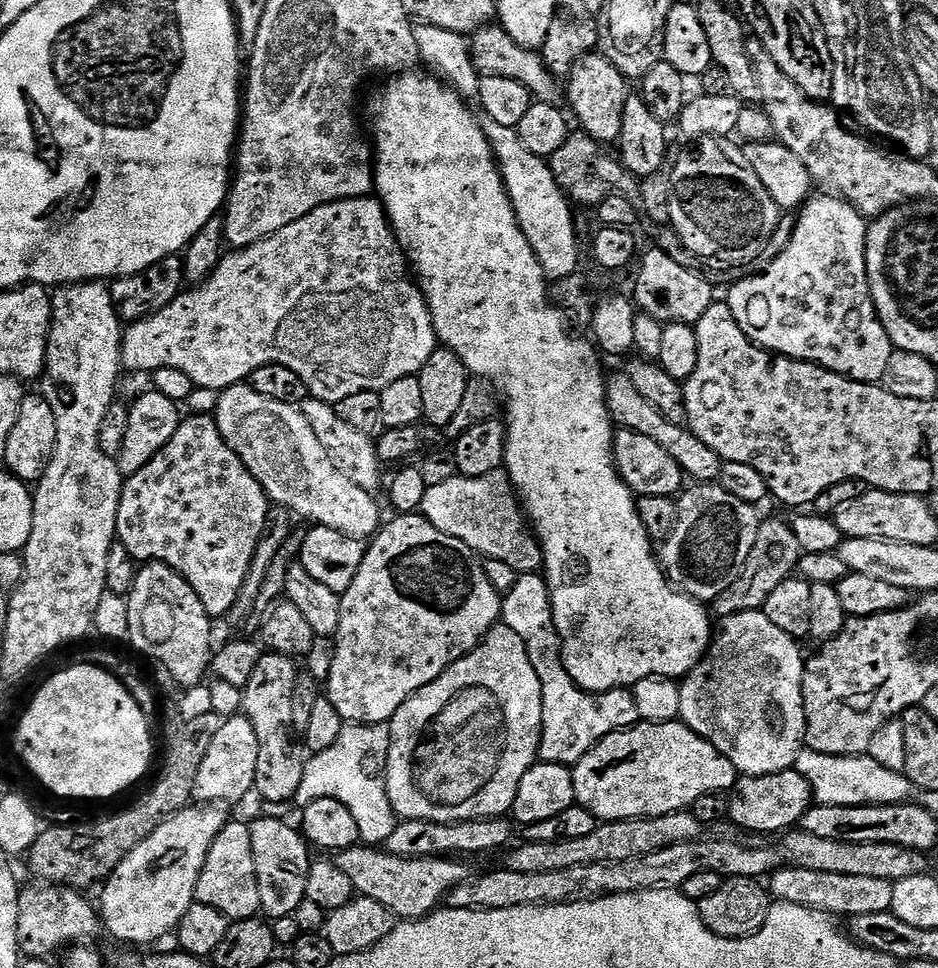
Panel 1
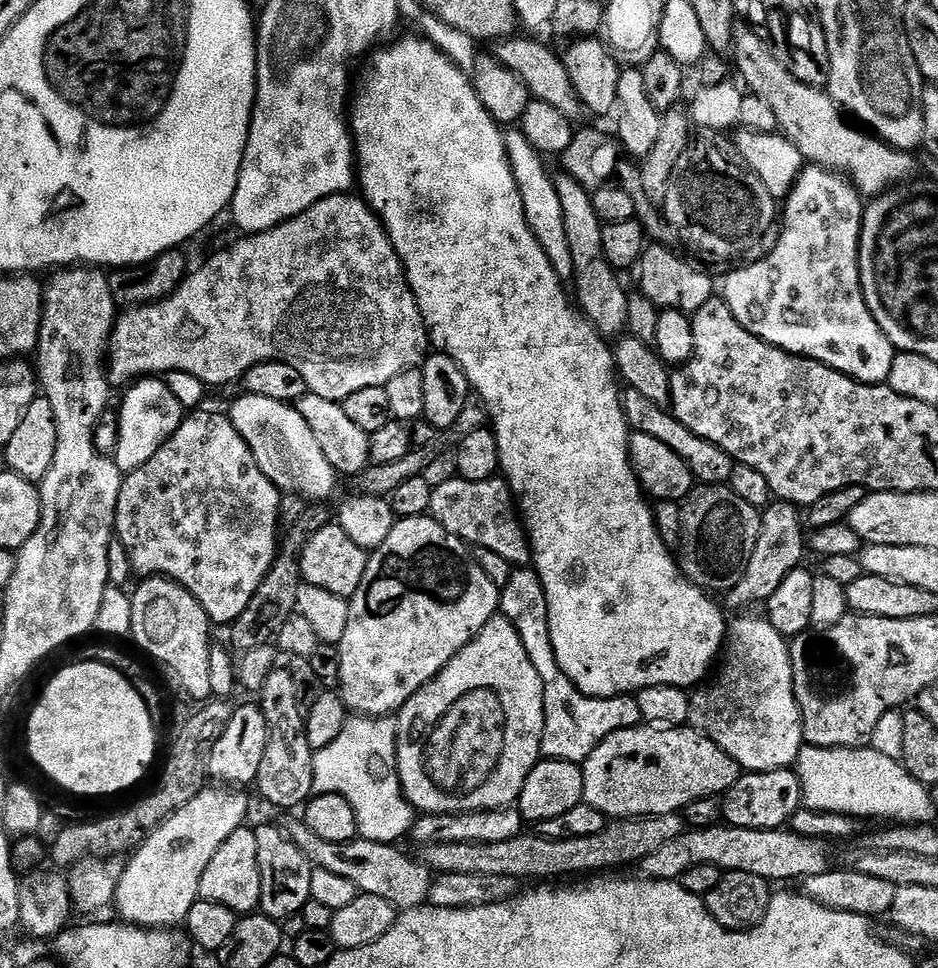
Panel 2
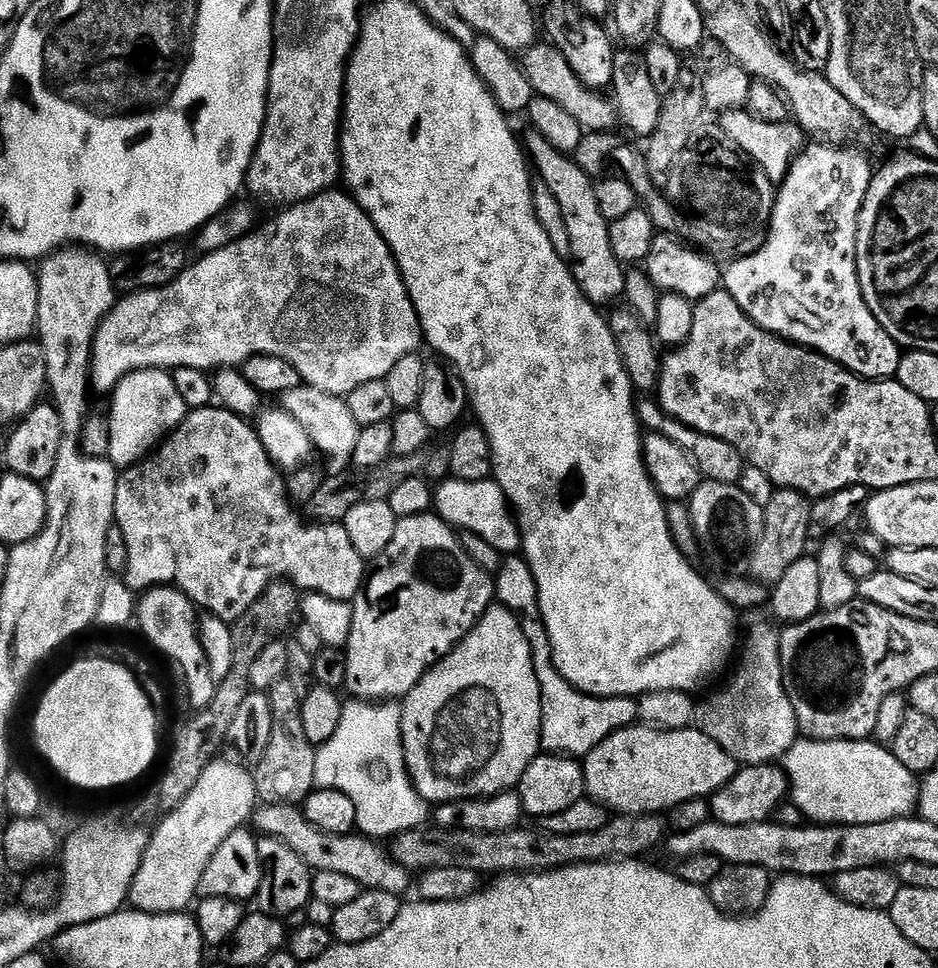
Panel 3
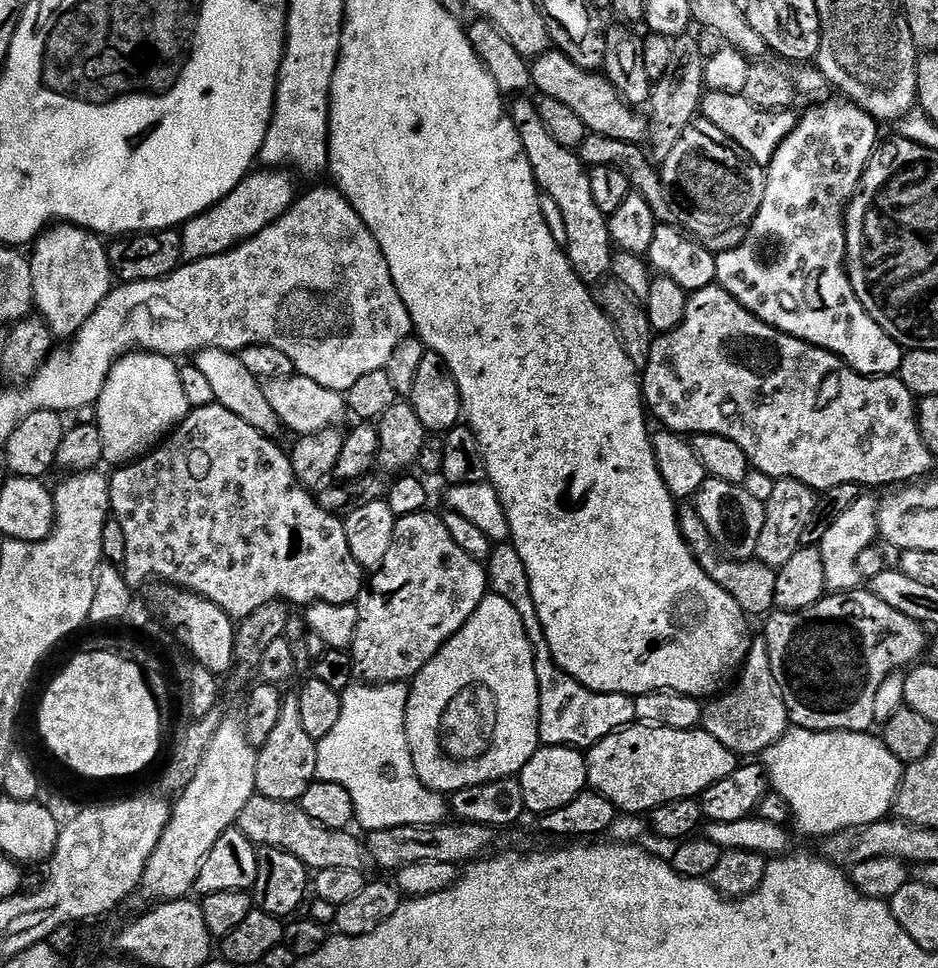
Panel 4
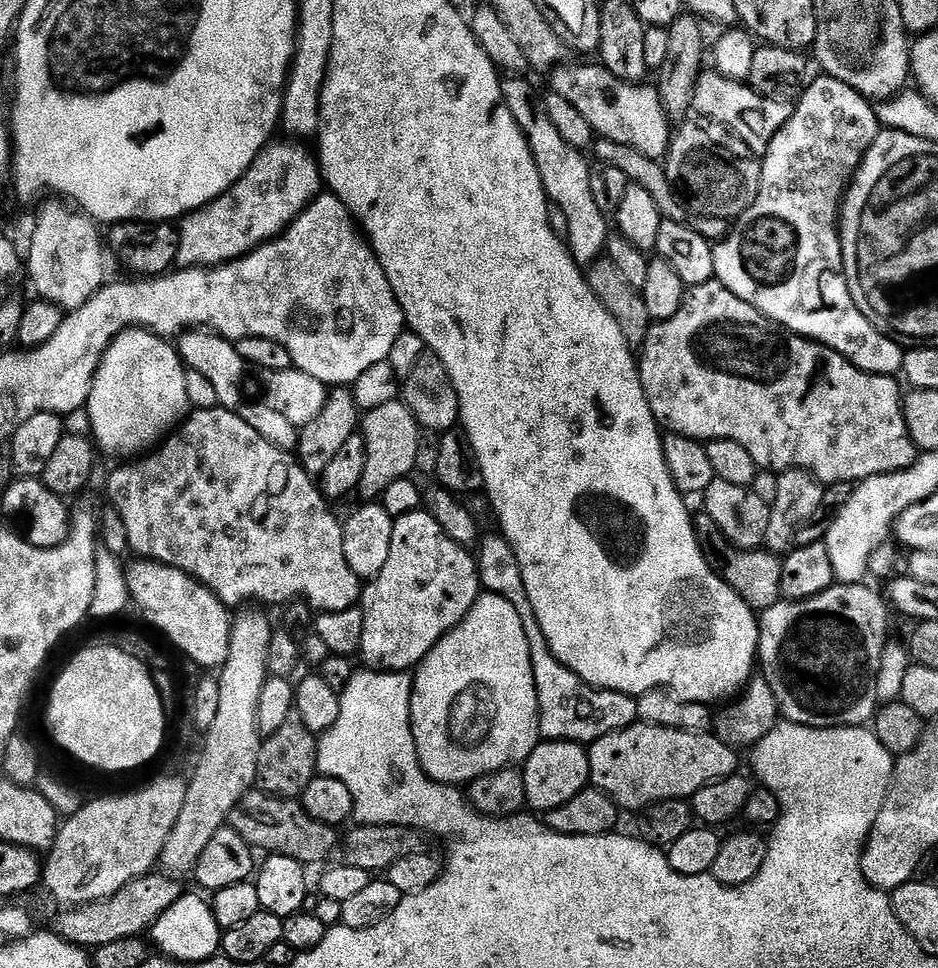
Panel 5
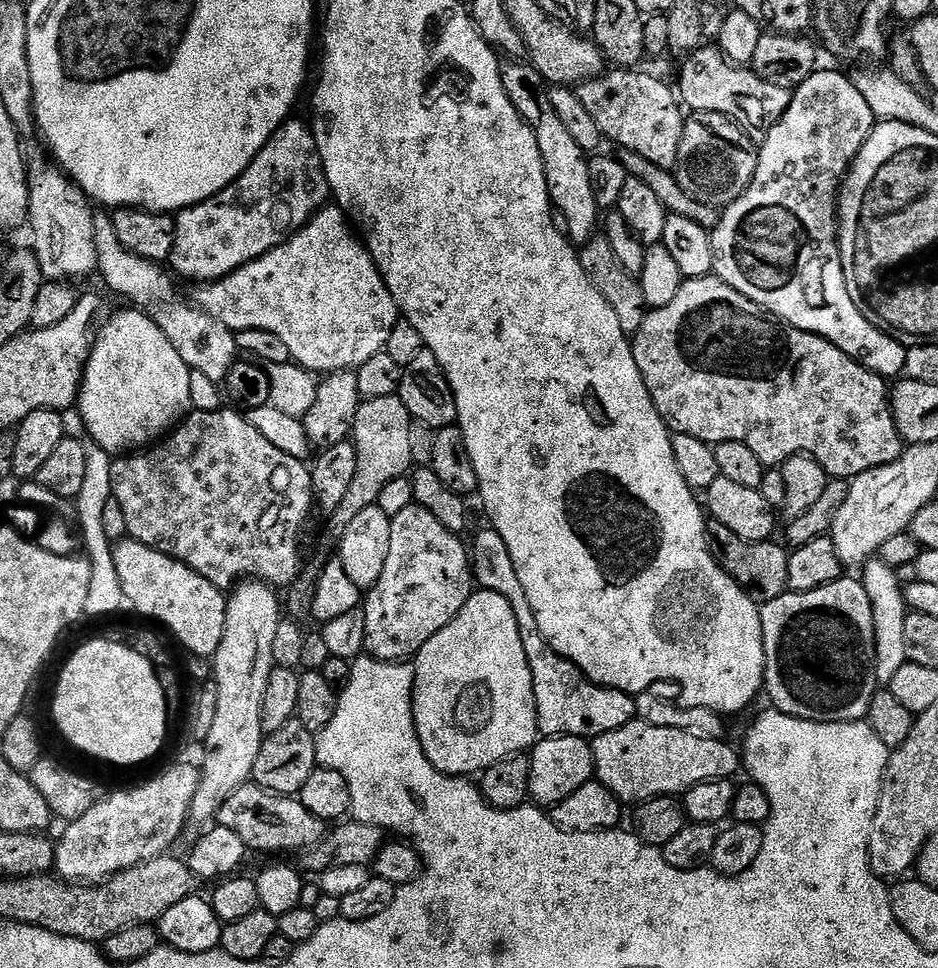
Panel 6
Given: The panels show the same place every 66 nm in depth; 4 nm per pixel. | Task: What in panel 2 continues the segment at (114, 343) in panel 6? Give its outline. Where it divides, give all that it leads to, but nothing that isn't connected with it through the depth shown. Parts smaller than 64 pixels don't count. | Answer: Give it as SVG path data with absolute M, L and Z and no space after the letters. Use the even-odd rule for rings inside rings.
M141 378L123 393L124 401L118 405L120 425L118 426L118 450L114 457L118 470L127 474L138 470L138 466L146 466L154 454L183 422L186 409L170 394L170 390L160 378Z

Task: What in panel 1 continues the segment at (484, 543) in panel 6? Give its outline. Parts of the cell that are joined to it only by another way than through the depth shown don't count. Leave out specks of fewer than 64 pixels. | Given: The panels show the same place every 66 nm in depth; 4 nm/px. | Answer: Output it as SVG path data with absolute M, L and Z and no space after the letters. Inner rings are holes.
M525 572L517 575L514 586L509 592L503 593L500 620L510 630L514 630L518 638L522 638L522 646L526 646L526 654L530 654L530 666L534 666L534 674L538 674L538 682L542 682L542 734L540 735L539 759L543 763L574 766L592 747L602 742L602 738L641 723L638 706L634 706L634 698L629 689L616 688L612 692L584 692L570 678L562 662L560 635L554 626L552 595L540 572Z

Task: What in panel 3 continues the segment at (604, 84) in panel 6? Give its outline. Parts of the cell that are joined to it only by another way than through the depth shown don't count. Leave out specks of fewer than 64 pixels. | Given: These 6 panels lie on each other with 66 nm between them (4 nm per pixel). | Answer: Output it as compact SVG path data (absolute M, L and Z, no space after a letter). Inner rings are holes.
M551 42L533 44L531 48L527 48L522 53L522 63L526 78L530 78L533 93L542 98L550 98L550 102L562 106L562 110L569 112L585 132L612 132L617 127L616 105L607 95L601 94L597 89L587 88L582 78L578 78L578 74L570 70L570 62L562 58L555 44Z

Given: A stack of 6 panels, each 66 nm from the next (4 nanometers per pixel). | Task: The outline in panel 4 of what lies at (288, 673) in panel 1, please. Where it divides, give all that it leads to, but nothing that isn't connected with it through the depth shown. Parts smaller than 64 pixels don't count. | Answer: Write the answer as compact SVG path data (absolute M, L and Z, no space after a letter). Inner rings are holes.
M288 694L282 702L282 714L278 714L278 722L270 738L256 753L256 791L266 798L275 800L291 800L298 802L306 790L315 784L316 767L318 766L318 741L310 738L302 727L302 717L298 706L298 695Z

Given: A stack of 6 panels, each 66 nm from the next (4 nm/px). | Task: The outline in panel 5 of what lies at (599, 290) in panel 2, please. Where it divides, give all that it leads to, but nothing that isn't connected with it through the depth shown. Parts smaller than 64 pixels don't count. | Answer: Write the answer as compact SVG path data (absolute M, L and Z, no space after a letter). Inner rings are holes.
M509 75L503 81L504 104L514 114L514 122L528 139L530 150L534 154L534 162L538 166L538 174L542 178L544 193L549 201L566 214L568 252L576 259L577 264L587 266L601 259L608 246L610 220L605 213L598 210L590 190L590 170L592 164L585 153L574 150L563 140L562 134L554 122L550 122L550 114L546 114L544 96L524 76Z

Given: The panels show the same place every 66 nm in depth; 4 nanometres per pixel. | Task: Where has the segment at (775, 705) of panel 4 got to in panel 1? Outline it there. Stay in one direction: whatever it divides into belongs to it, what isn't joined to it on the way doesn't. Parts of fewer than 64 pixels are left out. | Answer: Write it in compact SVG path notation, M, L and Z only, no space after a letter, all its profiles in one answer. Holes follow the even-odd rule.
M763 610L759 612L743 612L742 614L730 614L719 621L712 637L712 644L708 647L708 653L690 670L690 674L679 681L680 693L682 694L682 710L680 711L680 720L694 734L706 738L710 746L714 746L736 767L740 776L765 776L766 774L778 774L795 769L796 760L800 753L805 751L806 745L804 739L808 733L806 726L806 710L804 709L804 699L802 698L802 682L804 681L804 665L806 663L805 653L800 653L801 645L790 634L778 630L770 618L766 618Z

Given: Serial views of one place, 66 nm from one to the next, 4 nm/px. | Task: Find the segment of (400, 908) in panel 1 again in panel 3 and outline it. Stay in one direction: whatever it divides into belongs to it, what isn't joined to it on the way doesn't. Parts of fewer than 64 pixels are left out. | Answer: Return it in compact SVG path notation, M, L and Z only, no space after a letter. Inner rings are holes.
M261 803L252 813L251 823L256 824L255 831L260 836L278 838L286 842L286 846L290 846L290 850L294 850L294 854L298 854L313 872L331 870L333 874L347 874L360 884L361 889L369 892L382 890L386 894L399 897L405 895L404 891L411 884L413 887L413 873L398 866L385 847L379 848L374 841L368 840L372 838L364 834L326 834L326 830L318 830L318 826L306 819L303 807L295 804Z

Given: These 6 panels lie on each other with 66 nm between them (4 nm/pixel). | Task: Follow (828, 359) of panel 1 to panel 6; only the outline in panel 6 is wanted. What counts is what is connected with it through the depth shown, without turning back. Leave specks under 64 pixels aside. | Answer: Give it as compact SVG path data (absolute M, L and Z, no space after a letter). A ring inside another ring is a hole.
M823 70L812 72L810 78L806 78L806 82L799 84L792 92L792 101L786 110L786 114L782 114L779 122L763 133L764 145L761 148L759 145L756 173L750 182L750 186L733 204L728 205L720 212L718 226L711 229L710 235L712 237L712 249L714 250L714 262L716 263L715 275L730 286L734 286L734 290L738 290L738 294L750 298L759 308L775 316L777 320L826 338L834 346L838 346L838 350L842 350L847 356L858 361L863 368L869 368L871 372L877 372L885 378L896 378L904 371L908 348L901 341L895 340L893 336L878 330L864 317L862 310L858 310L858 306L854 306L854 298L850 298L850 290L846 290L846 278L842 270L840 241L838 239L838 193L843 185L844 177L848 174L852 159L862 150L866 138L872 133L876 123L875 114L870 110L870 106L866 106L866 98L862 98L862 94L856 89L855 83L849 77L847 80L840 72L823 72Z

